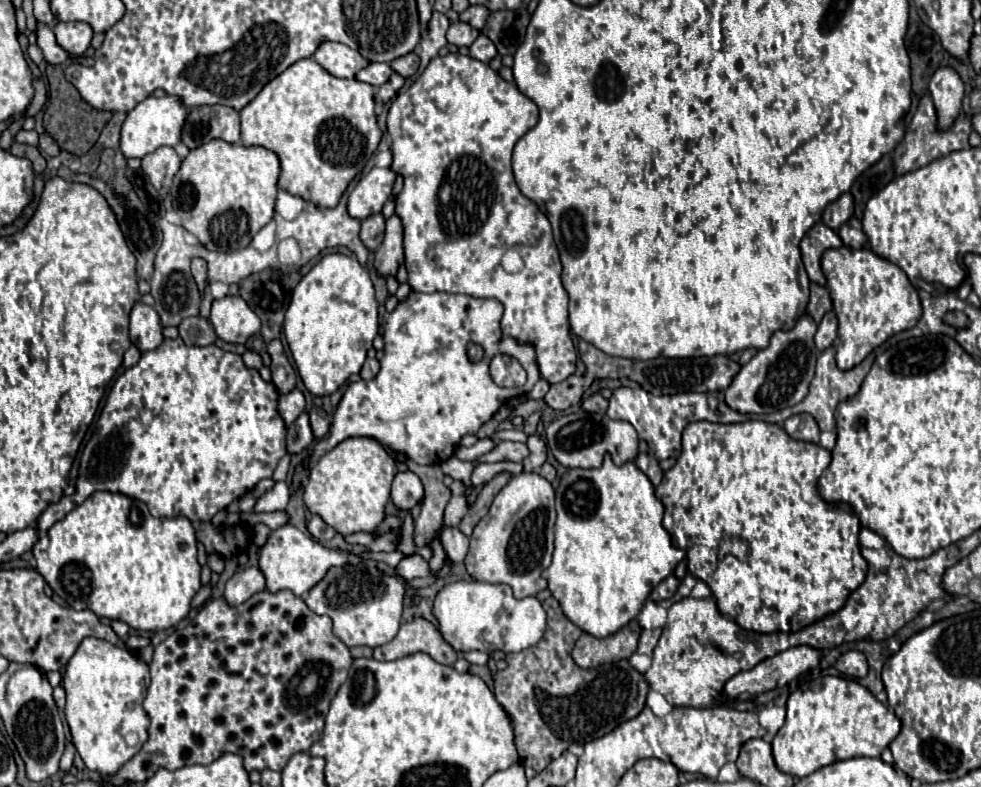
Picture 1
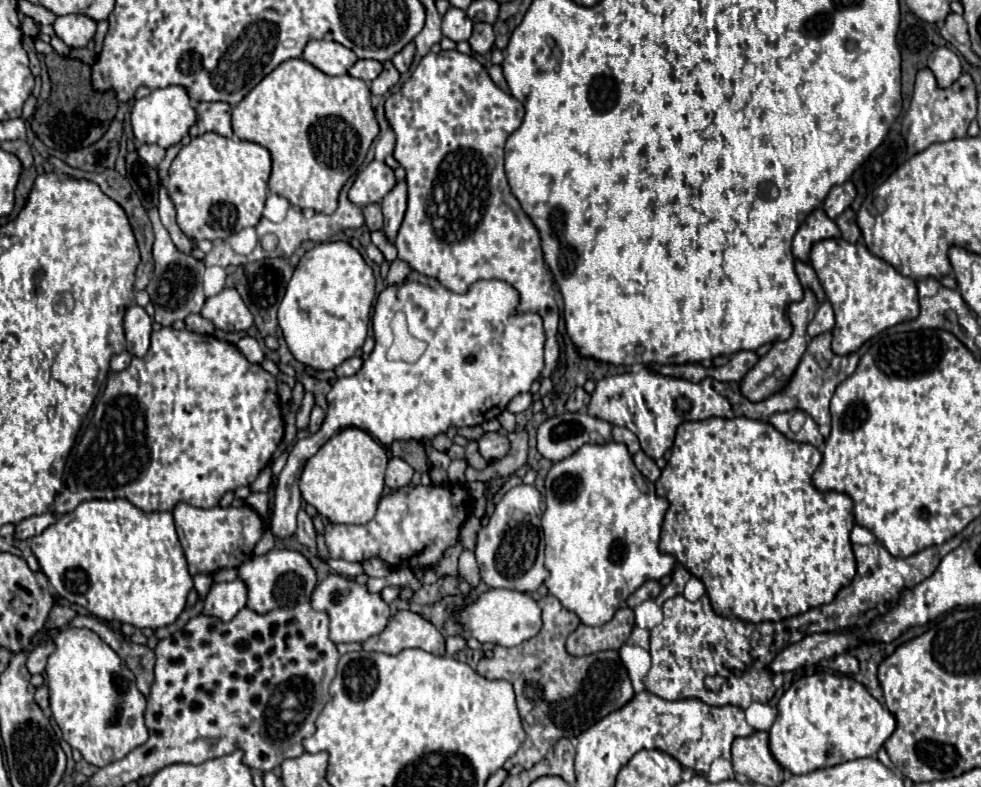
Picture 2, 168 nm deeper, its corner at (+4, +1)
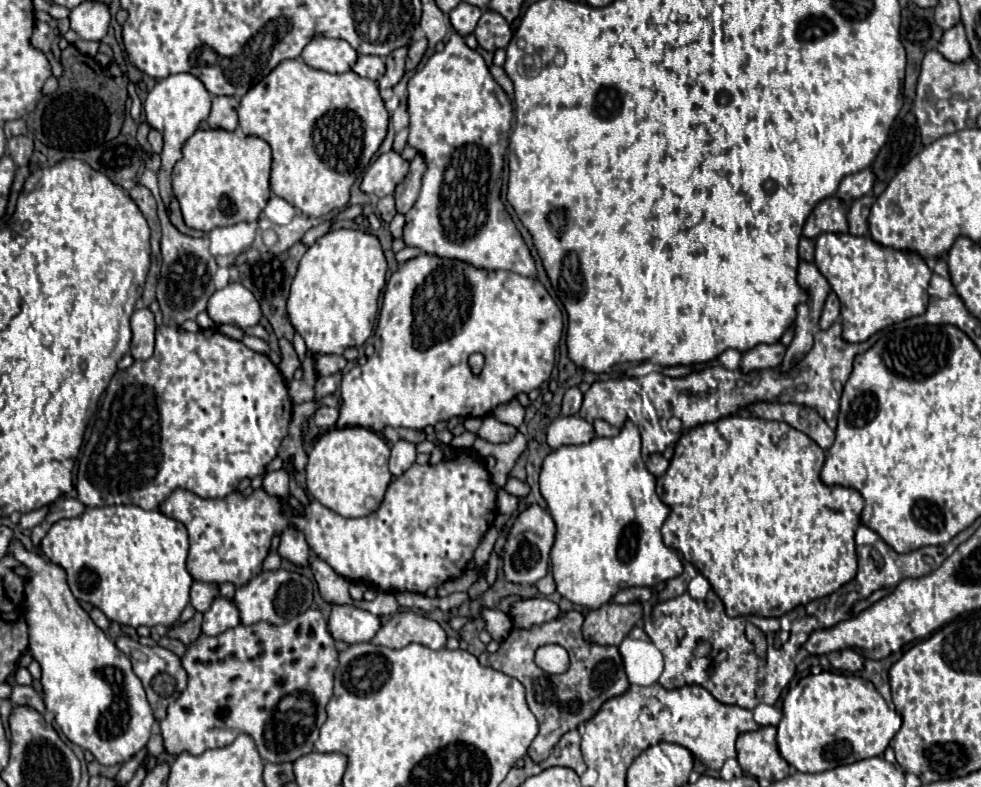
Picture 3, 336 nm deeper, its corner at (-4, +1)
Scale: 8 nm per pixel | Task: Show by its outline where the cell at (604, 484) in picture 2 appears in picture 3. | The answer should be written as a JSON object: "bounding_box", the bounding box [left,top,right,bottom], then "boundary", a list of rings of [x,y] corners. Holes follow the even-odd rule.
{"bounding_box":[540,420,680,608],"boundary":[[[626,420],[618,436],[596,436],[586,444],[560,446],[552,450],[540,470],[540,494],[556,522],[556,542],[552,548],[552,570],[556,590],[570,602],[586,608],[600,608],[610,602],[620,588],[648,586],[680,576],[680,554],[662,542],[660,528],[668,516],[668,506],[656,494],[656,478],[646,470],[640,458],[640,432]]]}

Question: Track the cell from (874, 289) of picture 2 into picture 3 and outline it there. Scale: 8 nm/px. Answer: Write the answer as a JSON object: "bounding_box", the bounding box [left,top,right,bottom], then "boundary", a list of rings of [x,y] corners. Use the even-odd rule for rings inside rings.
{"bounding_box":[814,232,932,342],"boundary":[[[828,232],[816,238],[814,264],[840,298],[844,326],[842,336],[848,342],[864,342],[874,332],[890,324],[926,312],[932,270],[928,268],[926,260],[916,252],[894,250],[876,244],[870,236]]]}

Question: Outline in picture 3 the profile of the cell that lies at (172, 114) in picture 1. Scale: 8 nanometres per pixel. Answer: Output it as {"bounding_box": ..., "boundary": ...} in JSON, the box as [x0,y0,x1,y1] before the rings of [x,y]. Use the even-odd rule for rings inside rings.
{"bounding_box":[144,72,210,206],"boundary":[[[182,72],[182,74],[170,74],[162,80],[156,82],[156,86],[148,92],[148,98],[144,102],[144,114],[146,120],[152,128],[160,130],[164,136],[164,150],[162,150],[162,166],[158,172],[158,182],[160,182],[160,194],[164,204],[168,206],[170,196],[172,196],[172,188],[170,188],[170,172],[172,172],[172,164],[176,160],[180,160],[180,148],[182,144],[188,140],[188,136],[192,136],[192,132],[198,130],[198,124],[202,120],[208,118],[210,114],[210,92],[206,90],[206,86],[192,74]]]}

